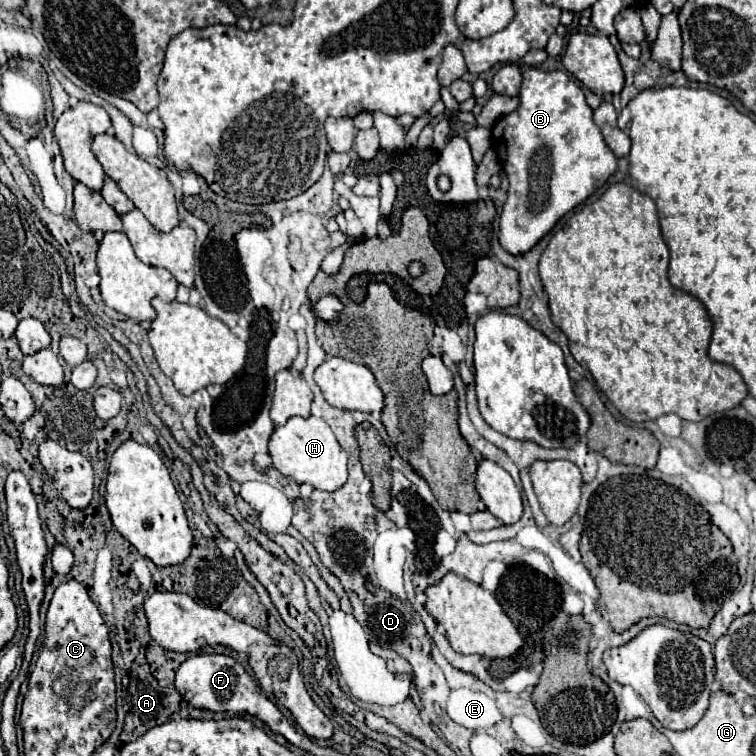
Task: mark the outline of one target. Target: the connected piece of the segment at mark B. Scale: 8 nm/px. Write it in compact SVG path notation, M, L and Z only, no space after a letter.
M530 67L524 71L524 81L520 89L520 107L510 115L504 115L492 127L492 147L498 153L502 167L510 179L508 201L504 203L500 215L500 245L512 253L528 253L536 247L540 239L552 231L552 227L576 205L584 203L594 189L600 189L616 173L616 157L606 147L600 127L594 123L593 110L588 107L582 87L562 71L546 73L542 69Z

